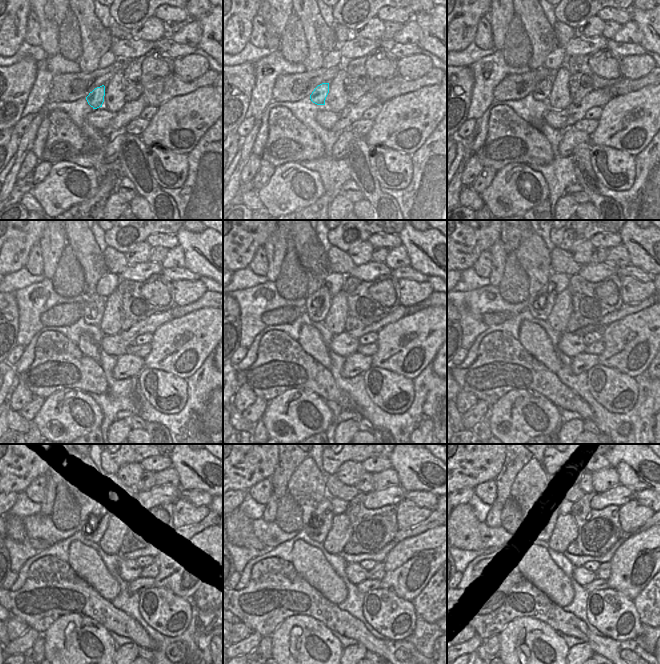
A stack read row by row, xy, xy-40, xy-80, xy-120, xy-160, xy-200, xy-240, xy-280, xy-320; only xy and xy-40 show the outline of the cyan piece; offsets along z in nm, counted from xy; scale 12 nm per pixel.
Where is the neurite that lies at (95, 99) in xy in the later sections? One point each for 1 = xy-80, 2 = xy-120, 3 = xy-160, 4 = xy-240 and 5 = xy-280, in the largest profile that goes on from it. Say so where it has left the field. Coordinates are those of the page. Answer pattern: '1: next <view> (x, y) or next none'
1: next xy-80 (543, 88)
2: next xy-120 (94, 304)
3: next xy-160 (320, 305)
4: next xy-240 (96, 528)
5: next xy-280 (318, 530)

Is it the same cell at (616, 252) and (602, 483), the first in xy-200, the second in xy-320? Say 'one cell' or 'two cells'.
one cell

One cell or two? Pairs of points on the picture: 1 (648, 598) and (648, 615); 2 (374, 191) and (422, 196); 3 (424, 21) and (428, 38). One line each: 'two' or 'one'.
1: one
2: two
3: one

